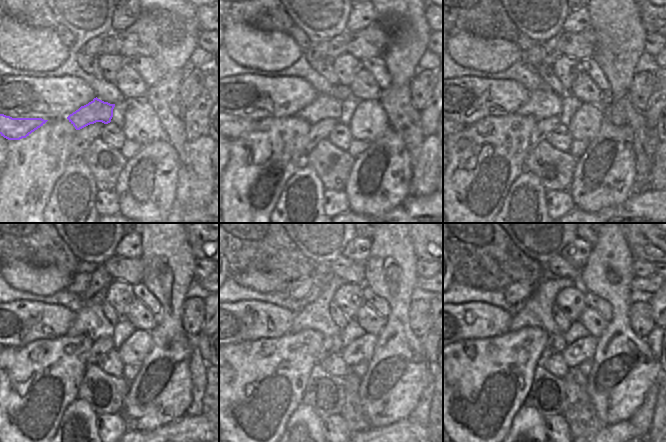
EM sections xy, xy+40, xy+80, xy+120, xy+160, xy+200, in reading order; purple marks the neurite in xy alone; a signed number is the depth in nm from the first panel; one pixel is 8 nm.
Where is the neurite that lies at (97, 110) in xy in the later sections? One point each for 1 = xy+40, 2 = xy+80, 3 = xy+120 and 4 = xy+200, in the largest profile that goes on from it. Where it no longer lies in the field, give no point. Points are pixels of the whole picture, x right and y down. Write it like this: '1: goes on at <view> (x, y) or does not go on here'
1: goes on at xy+40 (318, 110)
2: goes on at xy+80 (546, 108)
3: goes on at xy+120 (105, 330)
4: goes on at xy+200 (552, 328)

